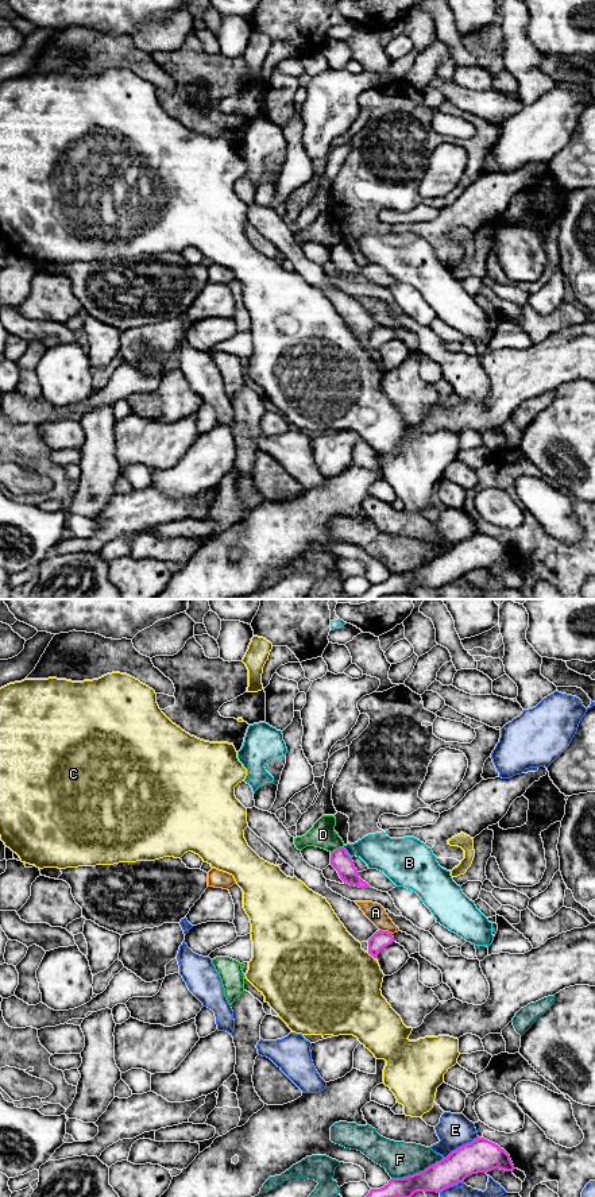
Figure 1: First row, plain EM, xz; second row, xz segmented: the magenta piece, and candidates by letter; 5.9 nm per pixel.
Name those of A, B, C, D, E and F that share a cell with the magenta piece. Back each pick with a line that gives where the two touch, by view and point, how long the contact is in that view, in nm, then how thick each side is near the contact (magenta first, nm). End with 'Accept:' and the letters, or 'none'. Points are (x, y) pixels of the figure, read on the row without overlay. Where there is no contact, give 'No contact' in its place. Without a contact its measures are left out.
Accept: none

